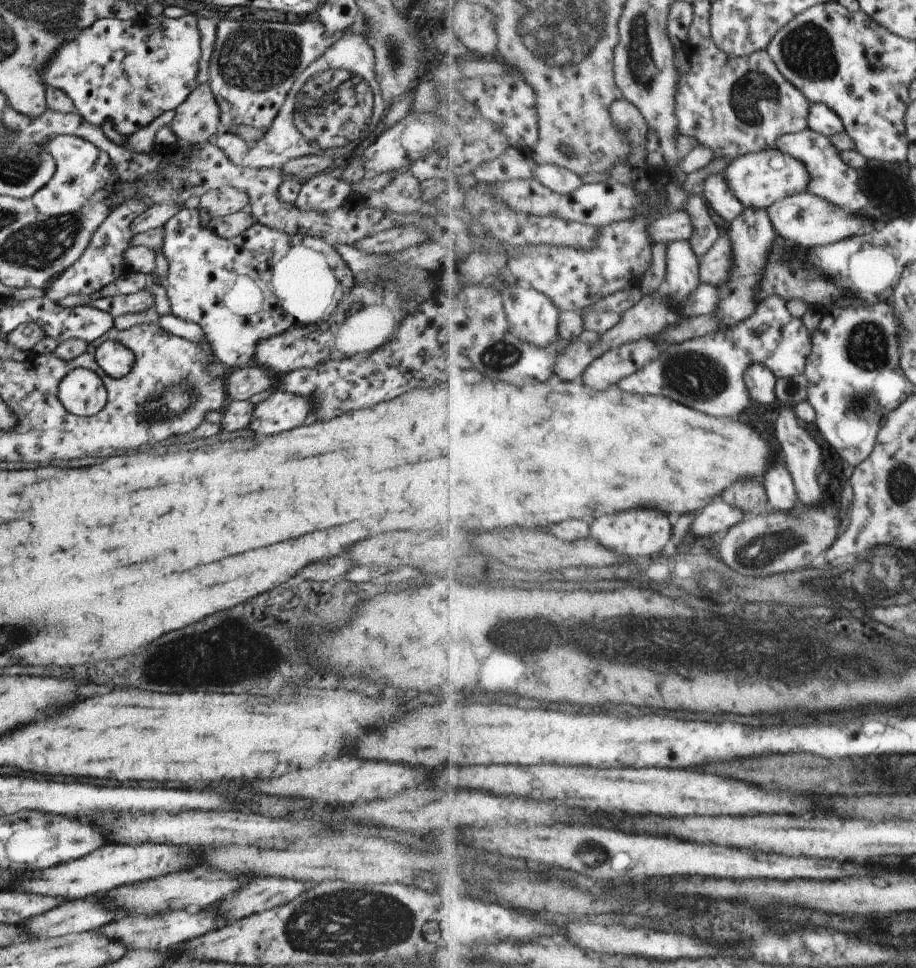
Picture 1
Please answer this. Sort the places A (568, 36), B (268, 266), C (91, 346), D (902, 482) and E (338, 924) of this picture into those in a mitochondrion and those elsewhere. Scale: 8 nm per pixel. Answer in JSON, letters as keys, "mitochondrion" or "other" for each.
{"A":"mitochondrion","B":"other","C":"other","D":"mitochondrion","E":"mitochondrion"}

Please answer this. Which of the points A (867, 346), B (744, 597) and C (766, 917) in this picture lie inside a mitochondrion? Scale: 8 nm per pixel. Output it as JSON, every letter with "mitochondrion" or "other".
{"A":"mitochondrion","B":"mitochondrion","C":"other"}

